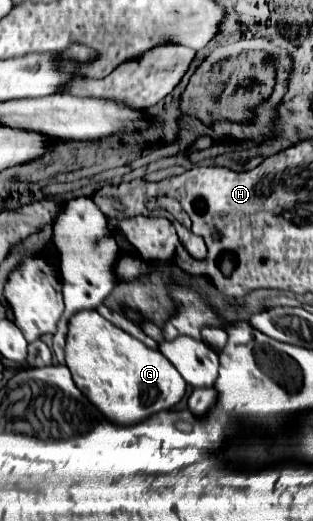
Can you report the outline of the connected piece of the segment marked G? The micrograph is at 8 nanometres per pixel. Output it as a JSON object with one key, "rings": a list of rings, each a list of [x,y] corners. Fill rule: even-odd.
{"rings":[[[81,311],[71,317],[65,361],[77,389],[115,425],[137,425],[155,411],[171,409],[183,399],[187,387],[179,371],[159,351],[145,347],[97,311]]]}

